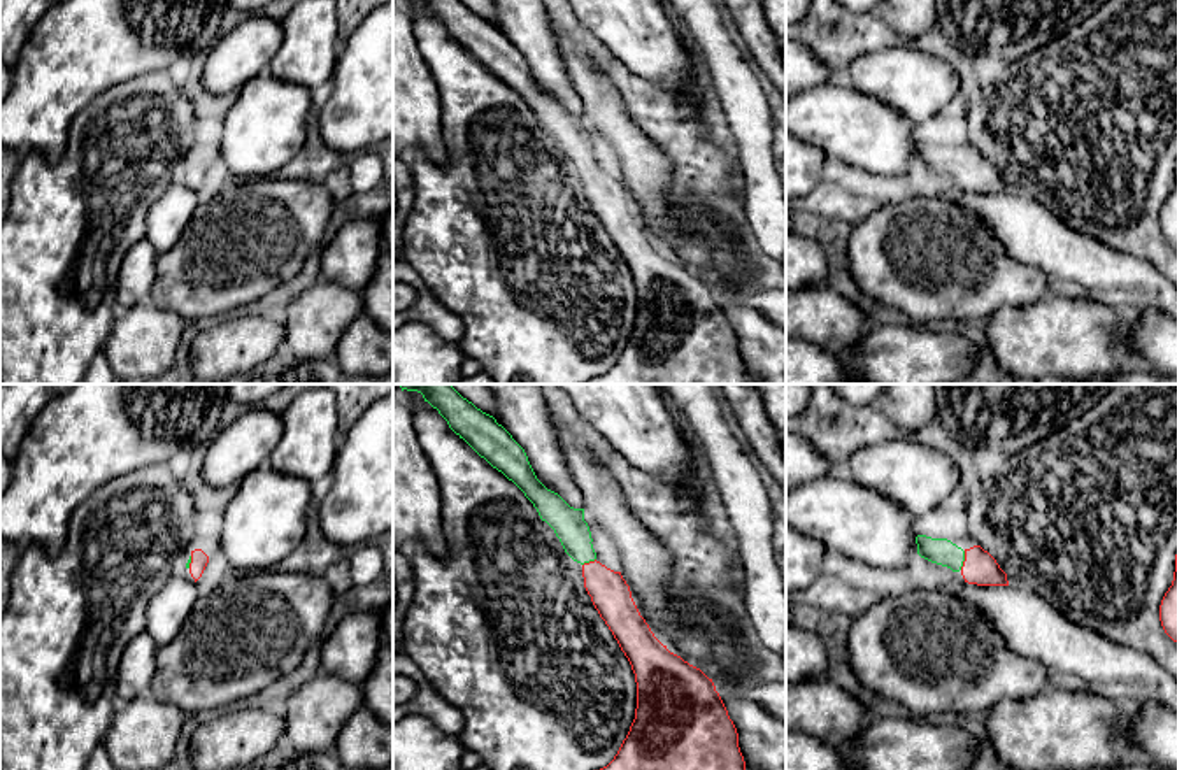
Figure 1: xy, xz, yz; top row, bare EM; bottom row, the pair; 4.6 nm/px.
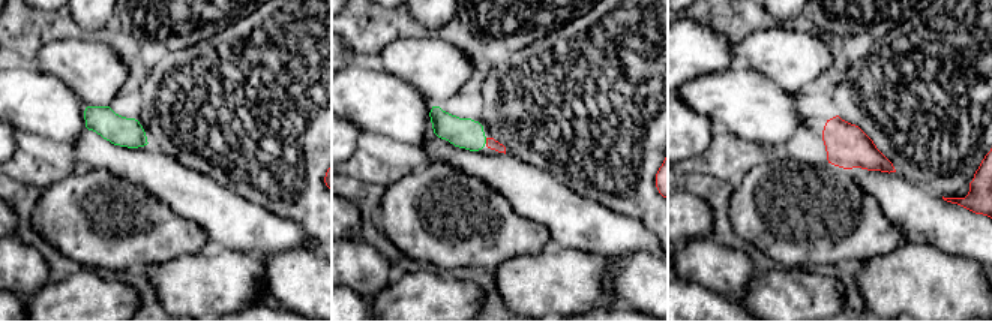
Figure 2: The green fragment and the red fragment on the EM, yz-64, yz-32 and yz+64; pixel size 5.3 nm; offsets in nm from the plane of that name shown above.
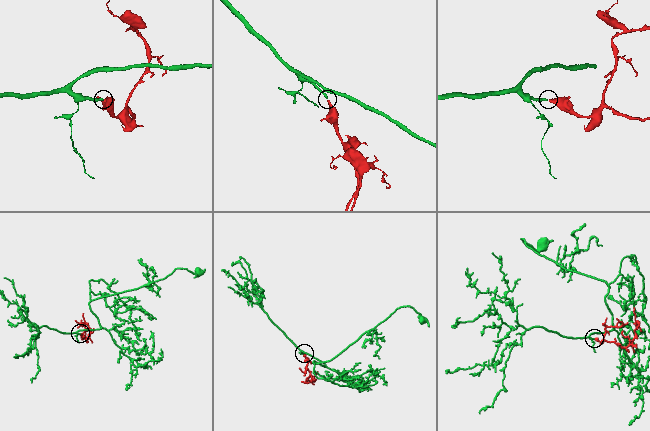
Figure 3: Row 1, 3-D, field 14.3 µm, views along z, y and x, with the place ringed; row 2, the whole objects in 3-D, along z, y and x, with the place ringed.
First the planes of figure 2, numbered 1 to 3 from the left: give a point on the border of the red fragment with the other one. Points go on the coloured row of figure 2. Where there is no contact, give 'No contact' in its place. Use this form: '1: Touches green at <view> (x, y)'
1: No contact
2: Touches green at yz-32 (485, 141)
3: No contact

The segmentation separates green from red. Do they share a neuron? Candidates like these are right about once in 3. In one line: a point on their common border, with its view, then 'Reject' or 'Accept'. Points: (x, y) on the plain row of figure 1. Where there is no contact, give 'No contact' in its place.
Touches green at yz (963, 167). Accept

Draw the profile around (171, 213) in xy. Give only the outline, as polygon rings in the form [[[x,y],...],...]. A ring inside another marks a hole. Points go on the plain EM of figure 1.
[[[184,175],[175,179],[153,203],[146,219],[146,239],[158,254],[174,247],[196,207],[196,189]]]

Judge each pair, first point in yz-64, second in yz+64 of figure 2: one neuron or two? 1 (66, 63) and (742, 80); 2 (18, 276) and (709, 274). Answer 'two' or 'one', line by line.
1: two
2: one

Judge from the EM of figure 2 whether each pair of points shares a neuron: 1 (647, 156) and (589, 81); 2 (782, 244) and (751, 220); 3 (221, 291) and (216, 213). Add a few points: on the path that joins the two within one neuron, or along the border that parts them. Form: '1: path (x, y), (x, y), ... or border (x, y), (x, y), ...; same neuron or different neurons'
1: path (629, 138), (598, 107), (598, 99); same neuron
2: path (775, 240), (758, 223); same neuron
3: border (215, 246), (252, 253); different neurons

